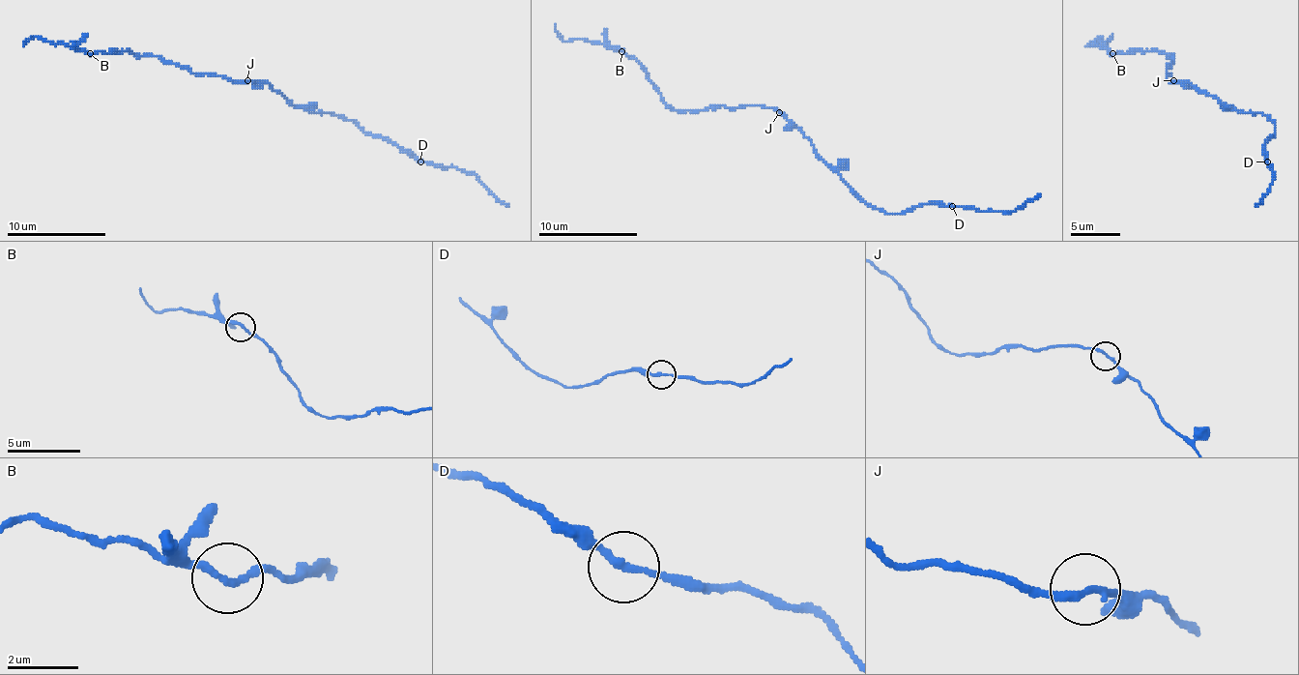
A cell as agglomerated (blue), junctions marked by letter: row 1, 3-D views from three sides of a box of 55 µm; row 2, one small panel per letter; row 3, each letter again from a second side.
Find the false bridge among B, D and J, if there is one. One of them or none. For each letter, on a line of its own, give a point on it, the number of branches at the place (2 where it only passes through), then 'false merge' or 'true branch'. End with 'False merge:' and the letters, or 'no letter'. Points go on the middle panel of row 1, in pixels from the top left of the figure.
B: at (621, 51); 2 branches meet; true branch
D: at (952, 206); 2 branches meet; true branch
J: at (779, 112); 2 branches meet; true branch
False merge: no letter

